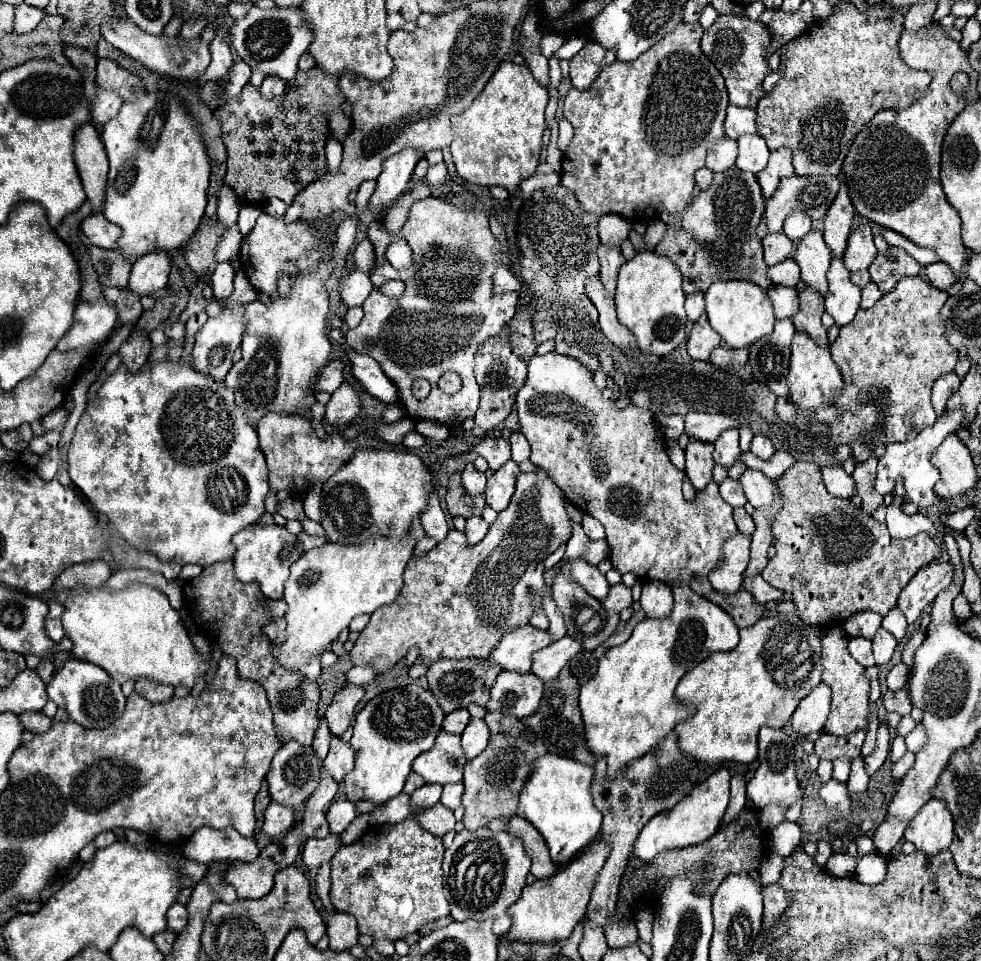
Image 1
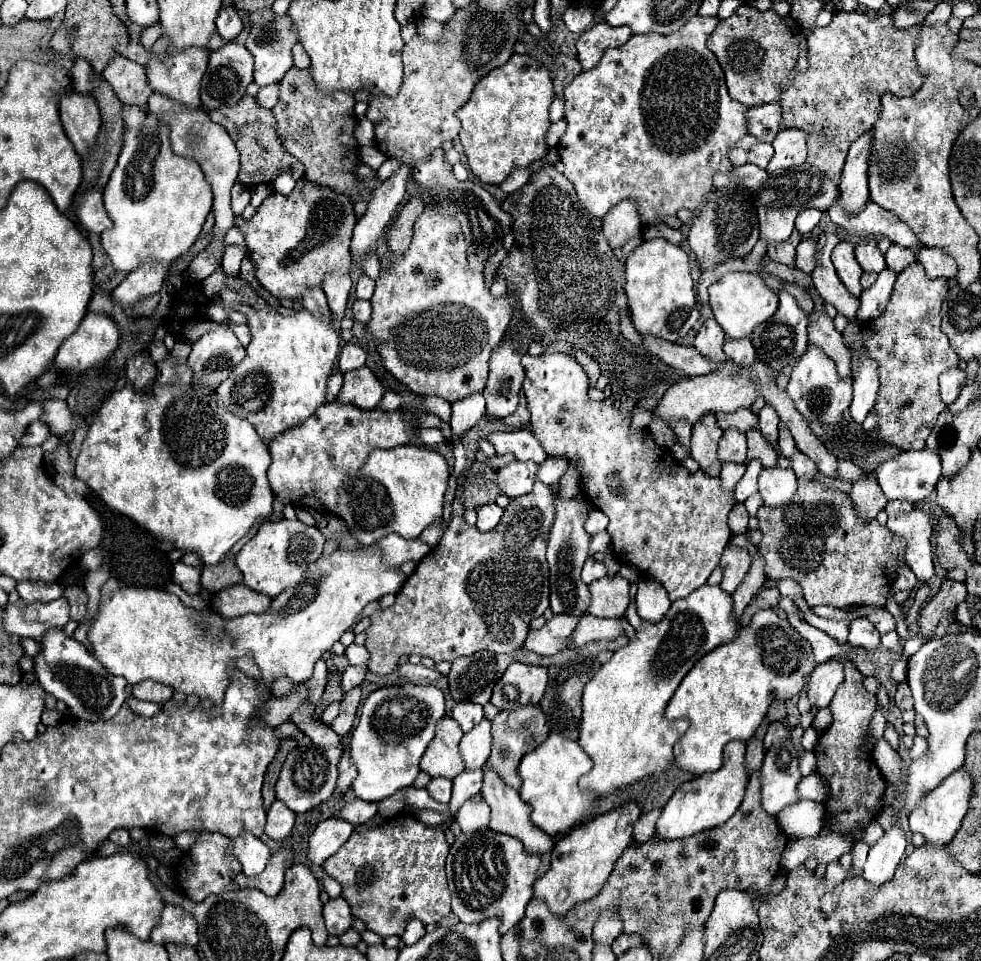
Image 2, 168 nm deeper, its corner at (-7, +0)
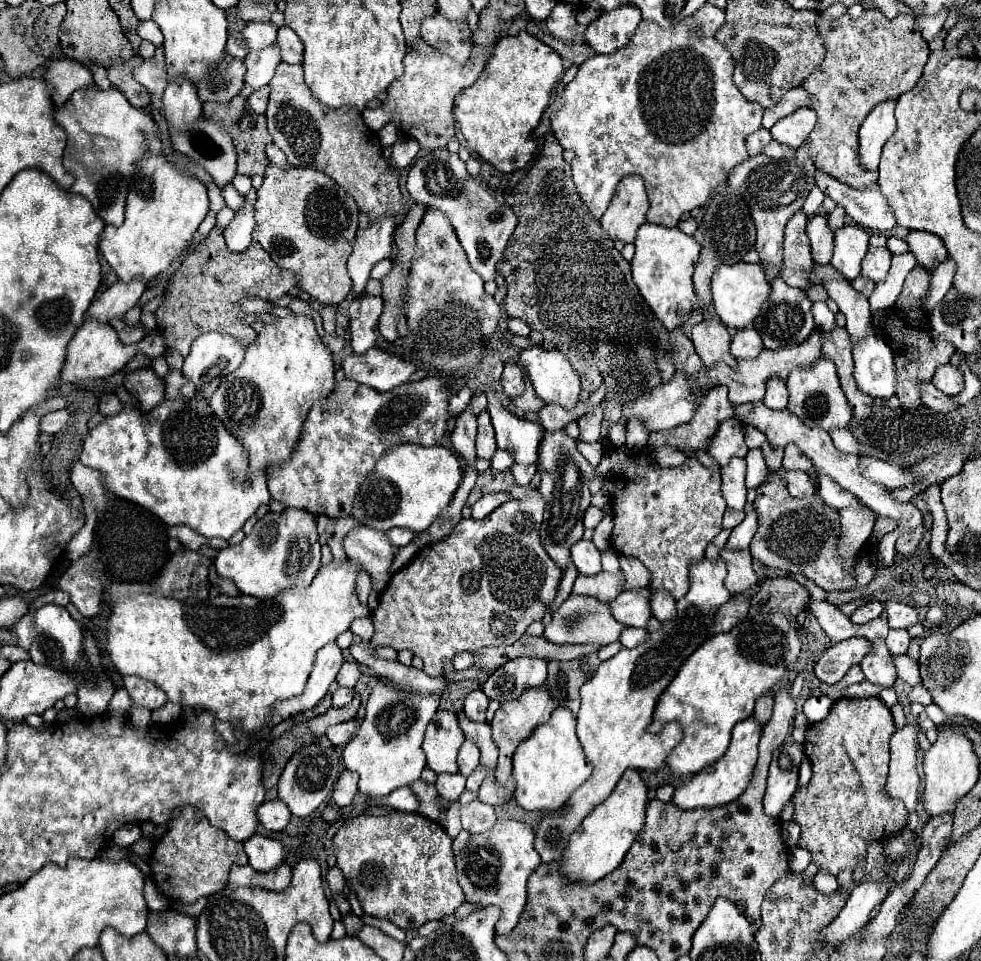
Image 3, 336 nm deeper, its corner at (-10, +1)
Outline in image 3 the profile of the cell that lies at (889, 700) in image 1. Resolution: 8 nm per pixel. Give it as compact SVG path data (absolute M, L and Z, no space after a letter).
M916 685L916 687L912 687L912 691L908 693L908 701L910 703L920 703L920 705L930 705L932 703L932 697L930 697L930 693L922 687L922 685Z

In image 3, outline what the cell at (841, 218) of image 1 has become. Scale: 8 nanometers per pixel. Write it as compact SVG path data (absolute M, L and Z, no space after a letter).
M884 101L872 113L864 119L860 125L860 145L858 155L862 169L876 171L880 163L880 151L884 143L892 137L896 131L896 119L894 119L894 101Z

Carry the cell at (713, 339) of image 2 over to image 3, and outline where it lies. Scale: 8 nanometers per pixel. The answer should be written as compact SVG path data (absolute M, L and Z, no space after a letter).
M702 321L692 327L692 343L706 367L712 367L720 361L726 365L736 365L736 359L730 353L730 335L722 321Z

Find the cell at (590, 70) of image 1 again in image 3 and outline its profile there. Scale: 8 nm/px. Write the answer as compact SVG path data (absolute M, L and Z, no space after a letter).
M622 5L618 9L602 13L596 21L586 27L584 41L598 53L612 53L624 47L634 35L642 15L632 5Z

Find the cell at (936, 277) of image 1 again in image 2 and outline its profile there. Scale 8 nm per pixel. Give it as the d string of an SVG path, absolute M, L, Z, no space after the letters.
M923 246L917 252L917 262L923 264L923 268L925 268L929 278L939 278L939 276L953 278L955 270L957 270L955 260L941 248L927 248L927 246Z

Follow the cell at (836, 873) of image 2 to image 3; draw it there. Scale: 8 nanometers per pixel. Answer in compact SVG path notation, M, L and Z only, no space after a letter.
M818 871L816 877L814 877L814 887L822 893L834 893L838 889L838 879L834 875Z

